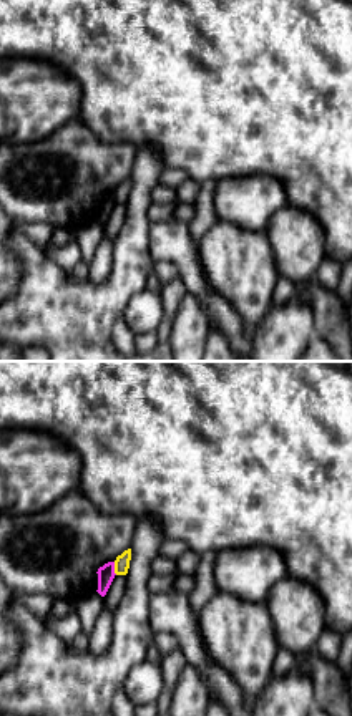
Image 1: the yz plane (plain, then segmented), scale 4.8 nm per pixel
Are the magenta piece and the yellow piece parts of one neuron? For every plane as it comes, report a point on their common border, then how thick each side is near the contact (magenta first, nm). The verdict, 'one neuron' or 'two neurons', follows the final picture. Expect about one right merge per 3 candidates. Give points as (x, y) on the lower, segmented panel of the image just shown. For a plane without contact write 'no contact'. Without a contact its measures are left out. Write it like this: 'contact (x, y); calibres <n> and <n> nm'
contact (113, 569); calibres 80 and 80 nm

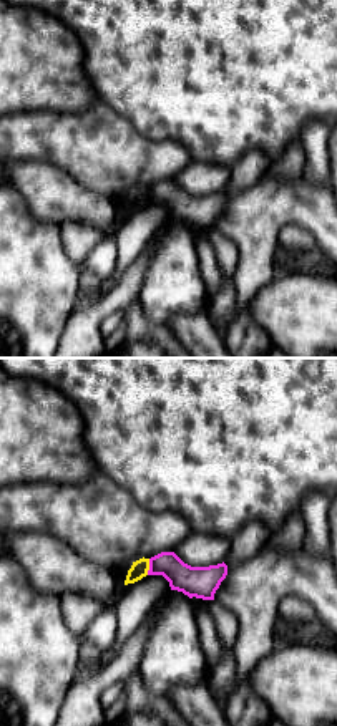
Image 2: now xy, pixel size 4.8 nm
contact (150, 567); calibres 150 and 80 nm

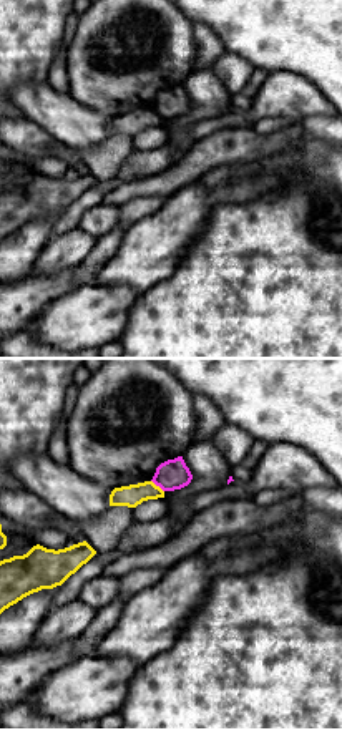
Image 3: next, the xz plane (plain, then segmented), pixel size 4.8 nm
contact (158, 485); calibres 150 and 110 nm

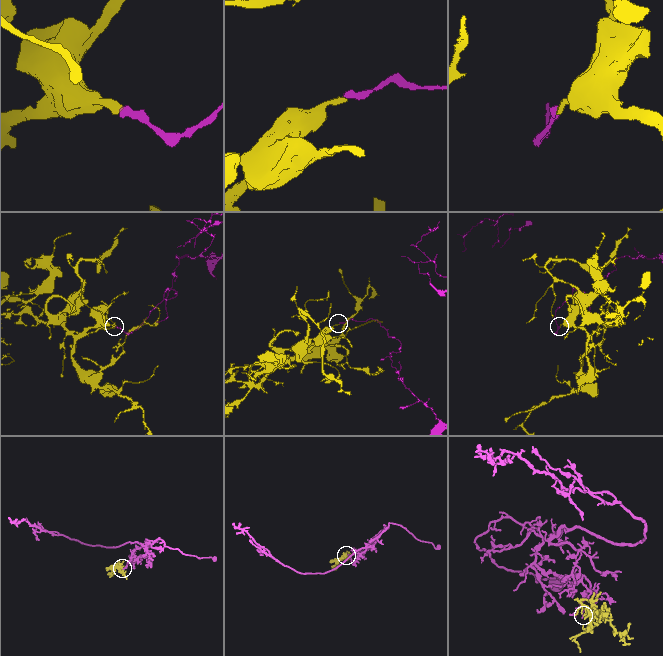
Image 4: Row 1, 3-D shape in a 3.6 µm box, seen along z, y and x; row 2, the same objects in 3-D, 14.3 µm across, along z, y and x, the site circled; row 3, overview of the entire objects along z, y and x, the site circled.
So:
two neurons

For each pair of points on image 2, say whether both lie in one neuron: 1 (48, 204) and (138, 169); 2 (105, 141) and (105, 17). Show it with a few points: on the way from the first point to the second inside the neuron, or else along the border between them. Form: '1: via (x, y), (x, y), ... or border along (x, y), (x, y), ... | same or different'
1: border along (55, 166), (88, 189), (110, 198), (120, 211) | different
2: border along (100, 98), (135, 128) | different

